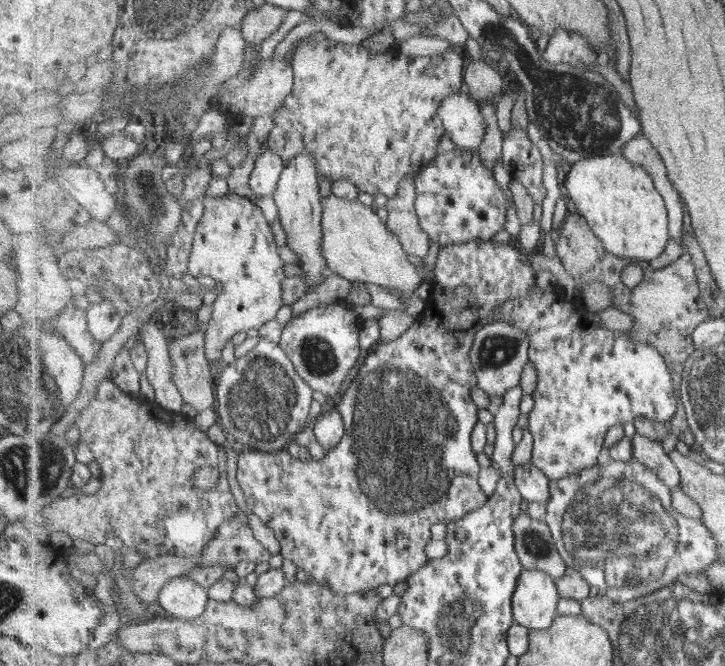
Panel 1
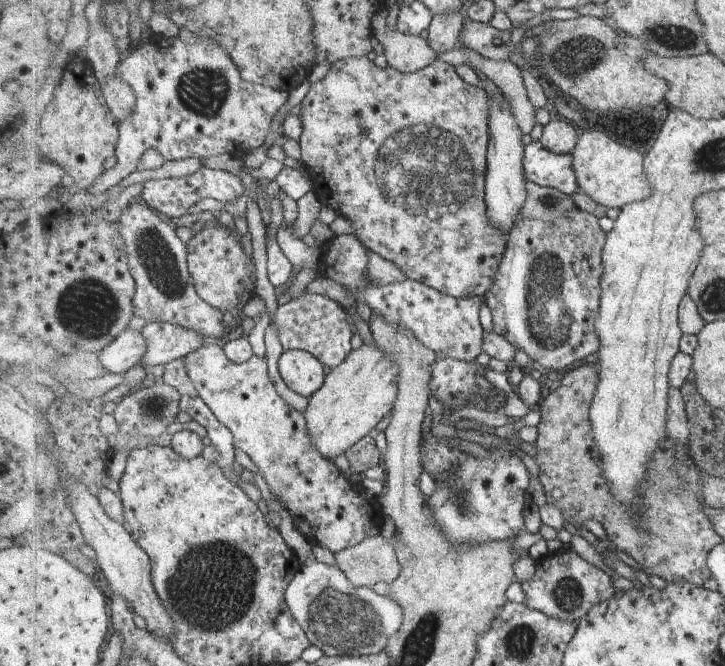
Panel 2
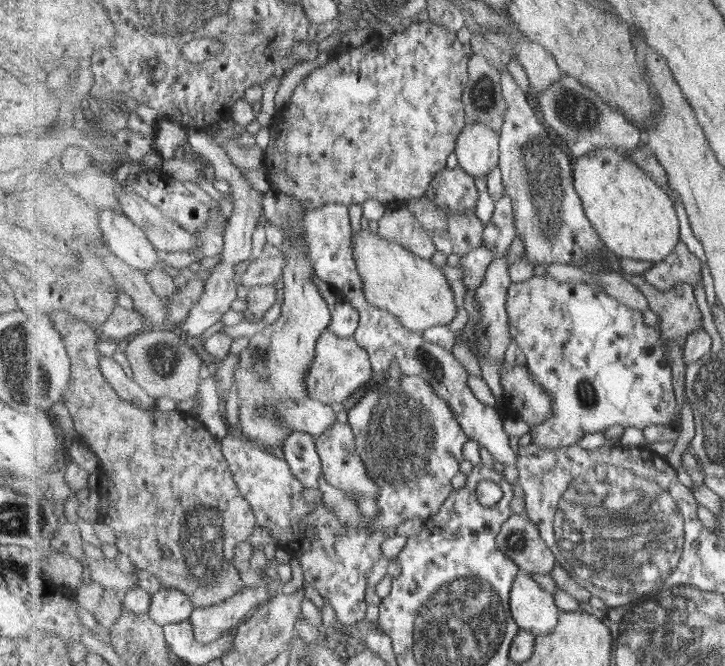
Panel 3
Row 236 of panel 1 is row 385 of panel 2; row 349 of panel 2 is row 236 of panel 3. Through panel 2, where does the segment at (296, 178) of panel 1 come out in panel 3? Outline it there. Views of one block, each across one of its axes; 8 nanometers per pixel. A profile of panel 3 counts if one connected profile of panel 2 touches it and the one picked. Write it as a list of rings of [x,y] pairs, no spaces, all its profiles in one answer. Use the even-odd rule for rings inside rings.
[[[271,188],[264,196],[264,221],[279,228],[284,235],[289,235],[289,241],[285,241],[283,246],[284,299],[280,317],[266,325],[263,331],[255,333],[247,347],[239,353],[241,362],[234,373],[238,388],[239,423],[244,437],[279,454],[283,452],[292,429],[284,426],[280,420],[282,416],[278,416],[275,407],[284,401],[301,403],[310,398],[305,378],[316,357],[316,344],[332,321],[331,310],[312,280],[312,275],[317,276],[317,272],[313,270],[307,248],[303,246],[305,211],[307,208],[295,198],[284,193],[273,193]]]

